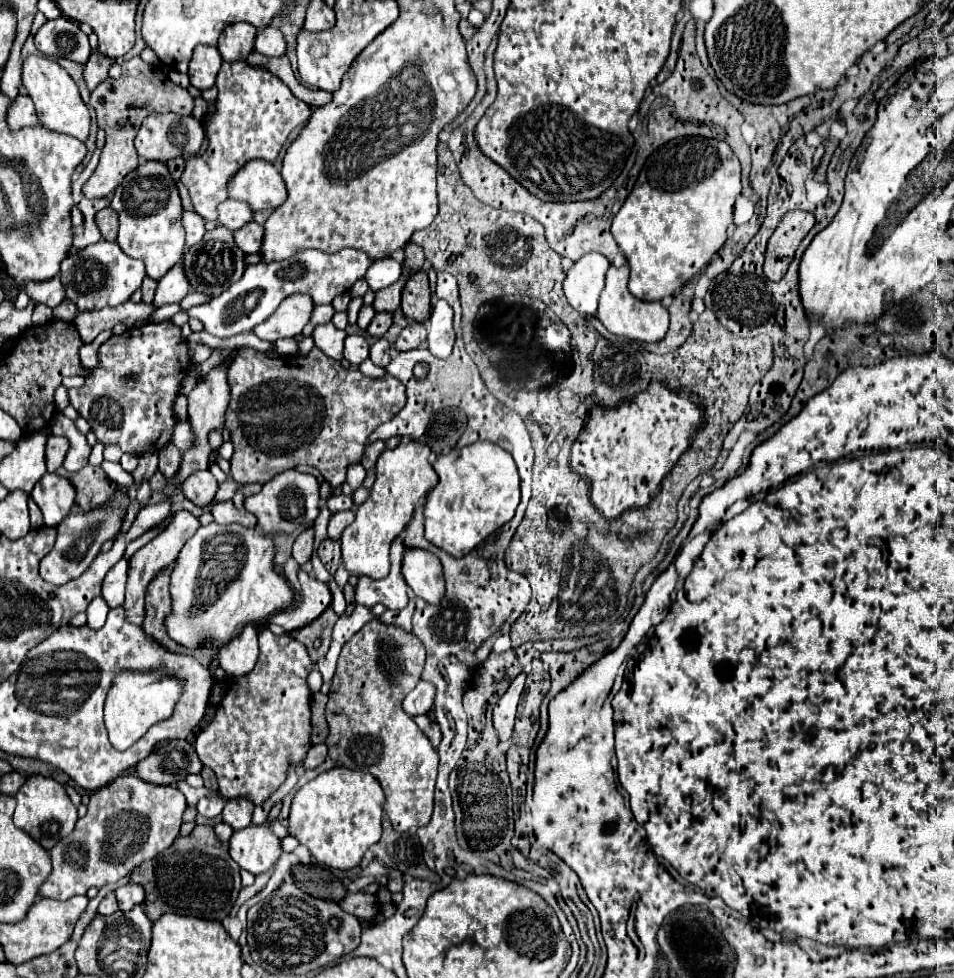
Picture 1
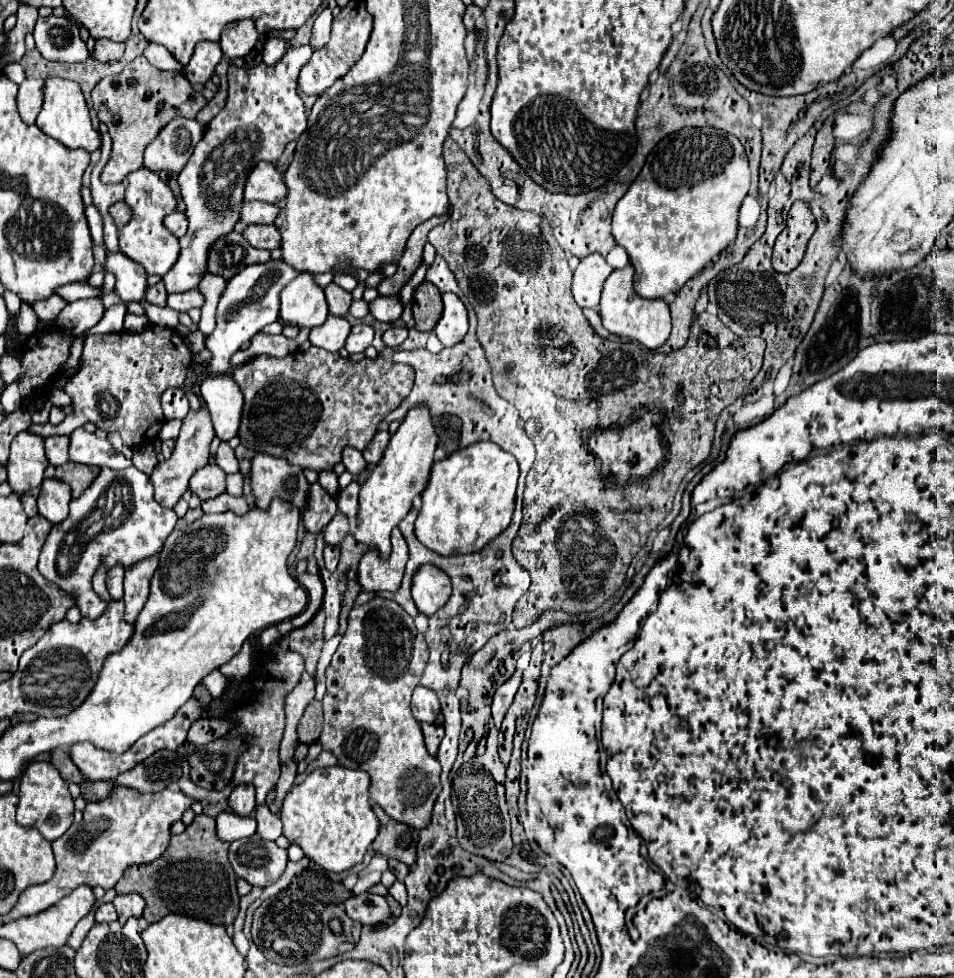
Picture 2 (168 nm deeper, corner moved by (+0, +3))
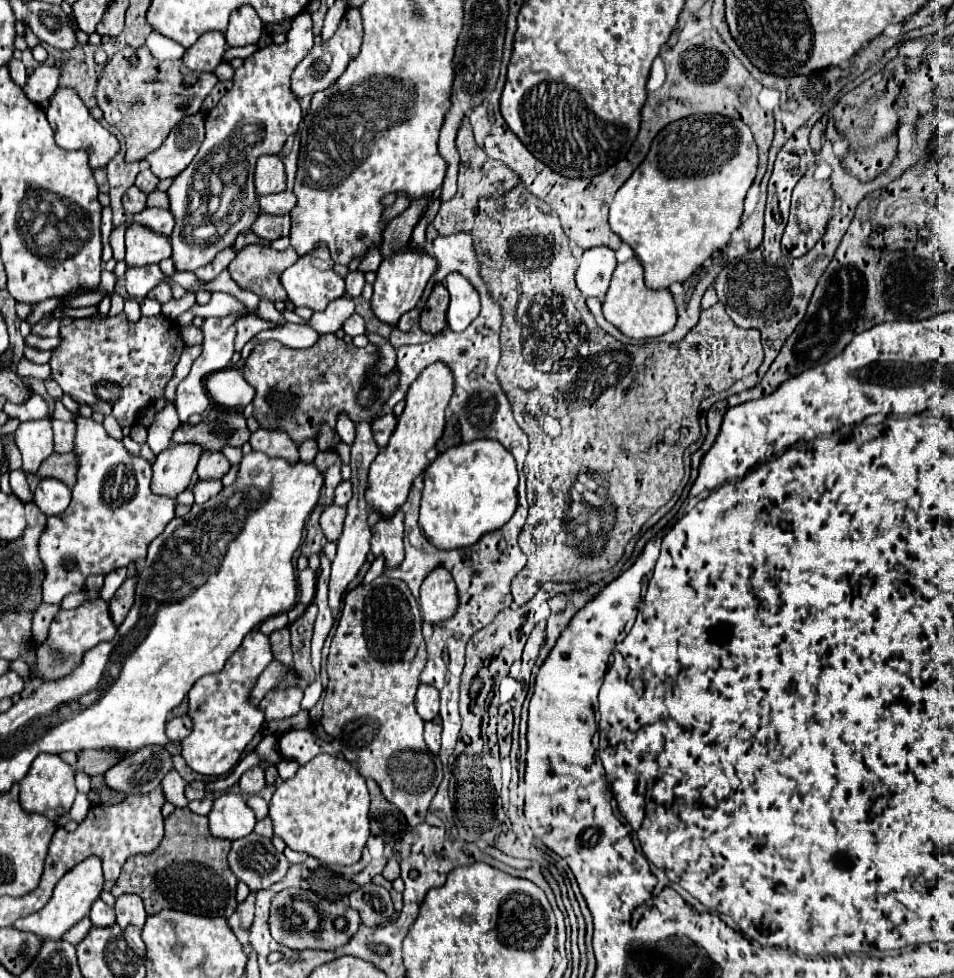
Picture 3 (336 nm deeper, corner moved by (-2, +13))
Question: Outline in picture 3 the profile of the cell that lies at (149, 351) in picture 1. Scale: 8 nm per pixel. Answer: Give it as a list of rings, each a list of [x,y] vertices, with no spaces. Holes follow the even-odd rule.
[[[124,312],[106,318],[78,318],[72,324],[60,328],[60,338],[62,342],[48,362],[52,368],[52,380],[56,380],[62,392],[72,396],[78,404],[88,404],[104,416],[112,414],[122,428],[134,426],[138,422],[138,412],[146,410],[158,398],[162,398],[164,386],[168,384],[168,380],[172,380],[174,368],[184,350],[180,326],[162,314],[154,318],[142,316],[138,322],[130,322]]]

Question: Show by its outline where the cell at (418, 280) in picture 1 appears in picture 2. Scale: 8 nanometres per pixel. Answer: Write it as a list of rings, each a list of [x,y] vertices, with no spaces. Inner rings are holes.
[[[422,282],[414,290],[414,302],[412,302],[412,316],[416,320],[416,328],[426,332],[432,330],[442,314],[442,298],[434,284]]]

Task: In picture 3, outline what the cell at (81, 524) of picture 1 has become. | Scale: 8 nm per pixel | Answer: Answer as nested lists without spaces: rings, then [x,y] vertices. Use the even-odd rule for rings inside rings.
[[[76,416],[76,440],[74,454],[78,458],[76,484],[72,488],[72,502],[60,516],[50,516],[48,524],[40,536],[40,560],[44,564],[42,580],[42,600],[46,604],[60,604],[66,594],[80,592],[88,574],[110,574],[116,568],[130,564],[130,560],[146,558],[146,548],[158,536],[170,518],[174,518],[176,502],[170,498],[160,498],[150,490],[152,466],[130,454],[120,440],[106,434],[100,422],[94,418]]]

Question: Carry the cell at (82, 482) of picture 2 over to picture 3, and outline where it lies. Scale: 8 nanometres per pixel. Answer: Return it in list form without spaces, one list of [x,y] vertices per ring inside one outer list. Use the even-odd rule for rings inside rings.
[[[50,454],[40,468],[36,470],[38,478],[58,478],[66,486],[74,486],[76,482],[76,456],[70,454]]]

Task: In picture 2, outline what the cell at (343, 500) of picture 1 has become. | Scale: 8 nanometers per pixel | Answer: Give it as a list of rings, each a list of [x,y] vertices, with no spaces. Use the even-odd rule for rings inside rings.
[[[328,472],[328,474],[320,474],[320,486],[336,500],[340,496],[340,486],[338,486],[338,476],[334,472]]]

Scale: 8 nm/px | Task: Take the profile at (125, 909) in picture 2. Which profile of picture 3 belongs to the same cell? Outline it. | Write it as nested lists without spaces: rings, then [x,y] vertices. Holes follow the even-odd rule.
[[[124,894],[120,898],[116,898],[114,904],[114,912],[116,912],[116,924],[124,930],[126,926],[136,926],[138,930],[144,926],[146,920],[146,912],[144,912],[144,904],[138,896],[134,894]]]

